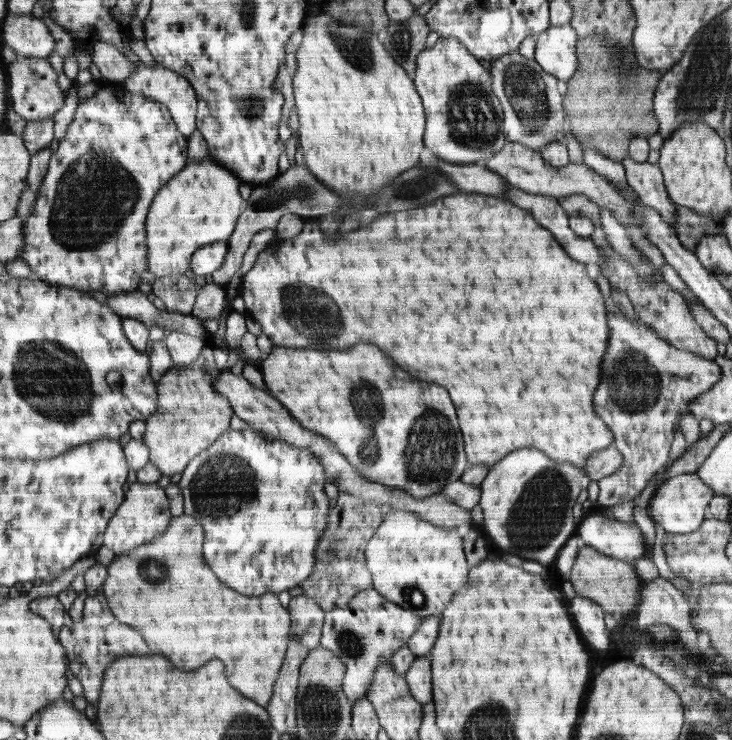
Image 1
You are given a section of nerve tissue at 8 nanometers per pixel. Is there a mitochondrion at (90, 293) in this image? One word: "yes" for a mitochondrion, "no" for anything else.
no

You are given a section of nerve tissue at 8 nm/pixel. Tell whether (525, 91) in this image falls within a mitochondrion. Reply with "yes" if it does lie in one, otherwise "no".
yes

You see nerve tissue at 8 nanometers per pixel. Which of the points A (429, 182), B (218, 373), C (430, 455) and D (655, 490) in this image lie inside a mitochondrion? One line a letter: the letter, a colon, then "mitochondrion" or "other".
A: mitochondrion
B: other
C: mitochondrion
D: other

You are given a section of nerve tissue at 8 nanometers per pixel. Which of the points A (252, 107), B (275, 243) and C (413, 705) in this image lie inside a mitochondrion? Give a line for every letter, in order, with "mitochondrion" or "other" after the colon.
A: mitochondrion
B: other
C: other

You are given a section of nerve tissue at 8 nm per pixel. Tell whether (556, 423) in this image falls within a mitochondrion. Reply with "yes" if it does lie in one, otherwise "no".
no

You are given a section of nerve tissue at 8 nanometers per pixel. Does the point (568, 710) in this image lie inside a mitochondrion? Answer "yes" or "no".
no

